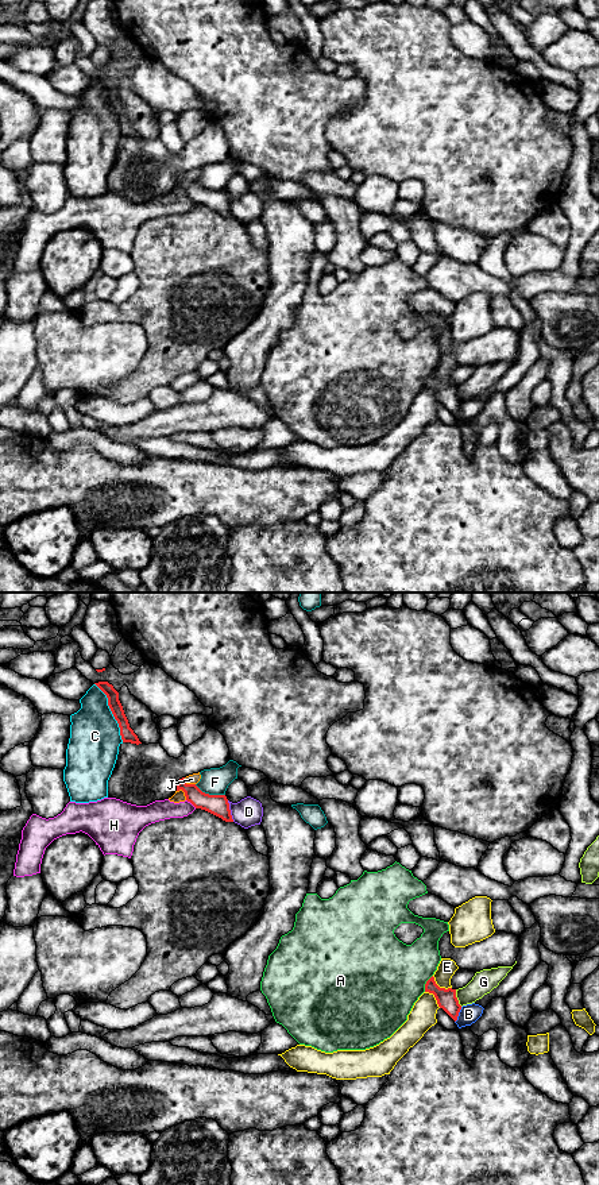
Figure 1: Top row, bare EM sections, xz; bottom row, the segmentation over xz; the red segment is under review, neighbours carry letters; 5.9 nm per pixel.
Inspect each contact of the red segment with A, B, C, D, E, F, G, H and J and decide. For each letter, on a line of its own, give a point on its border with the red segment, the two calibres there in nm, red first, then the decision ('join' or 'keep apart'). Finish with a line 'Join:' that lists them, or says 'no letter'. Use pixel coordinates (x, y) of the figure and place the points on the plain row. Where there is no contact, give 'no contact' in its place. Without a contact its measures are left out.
A: xz (426, 378) | 120/460 nm | keep apart
B: xz (458, 410) | 120/120 nm | keep apart
C: xz (112, 108) | 80/300 nm | keep apart
D: xz (230, 207) | 130/170 nm | keep apart
E: xz (439, 382) | 120/110 nm | keep apart
F: xz (208, 189) | 130/160 nm | keep apart
G: xz (456, 393) | 120/140 nm | keep apart
H: xz (192, 199) | 130/130 nm | keep apart
J: xz (188, 180) | 130/60 nm | keep apart
Join: no letter

